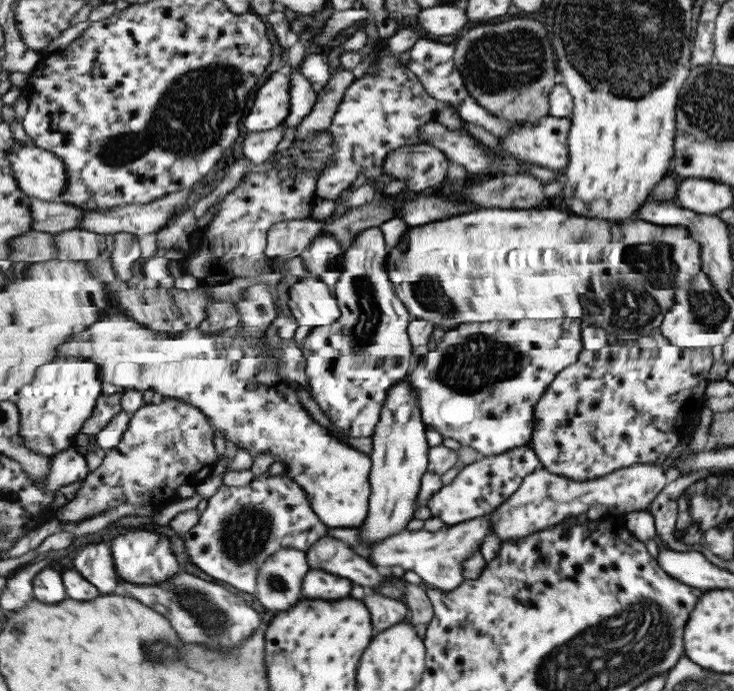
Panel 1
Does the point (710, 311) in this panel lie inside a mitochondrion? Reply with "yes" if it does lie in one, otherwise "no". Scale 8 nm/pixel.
yes

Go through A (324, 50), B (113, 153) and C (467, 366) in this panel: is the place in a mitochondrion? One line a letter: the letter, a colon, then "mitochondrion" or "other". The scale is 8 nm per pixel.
A: other
B: other
C: mitochondrion

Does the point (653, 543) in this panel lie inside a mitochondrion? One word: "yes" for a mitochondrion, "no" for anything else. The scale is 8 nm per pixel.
no

